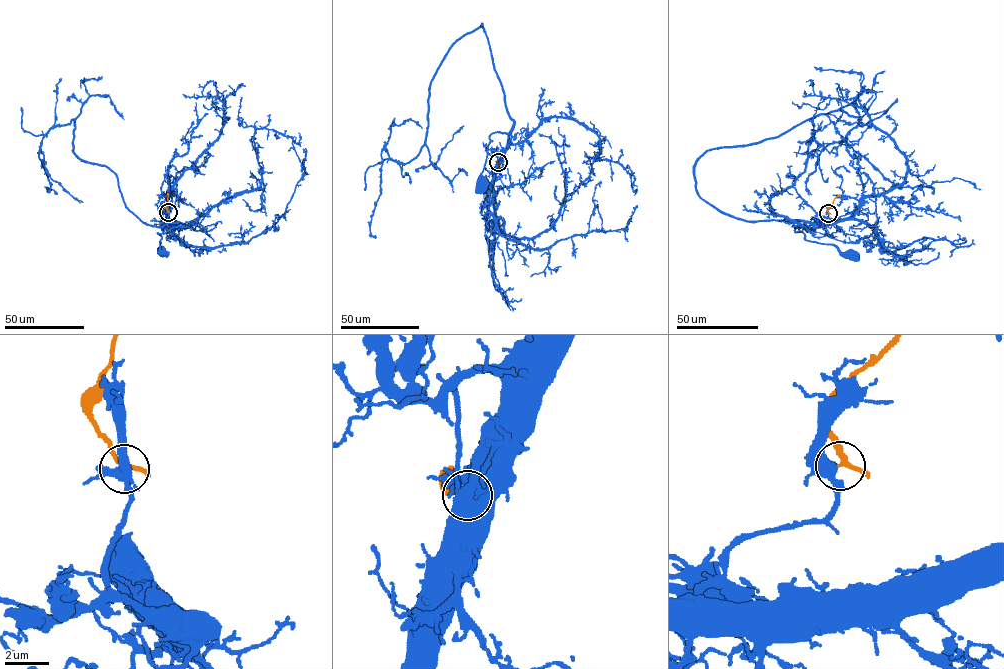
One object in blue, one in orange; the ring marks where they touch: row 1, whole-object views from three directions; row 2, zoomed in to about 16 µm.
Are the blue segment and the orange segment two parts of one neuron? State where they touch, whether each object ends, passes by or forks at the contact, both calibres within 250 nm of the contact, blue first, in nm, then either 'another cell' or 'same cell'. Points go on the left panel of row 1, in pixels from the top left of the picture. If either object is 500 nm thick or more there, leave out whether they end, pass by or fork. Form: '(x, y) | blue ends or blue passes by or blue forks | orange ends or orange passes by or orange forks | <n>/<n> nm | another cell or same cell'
(168, 212) | blue forks | orange passes by | 360/200 nm | another cell

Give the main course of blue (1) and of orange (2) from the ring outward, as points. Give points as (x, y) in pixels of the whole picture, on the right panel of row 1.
1: (828, 213), (817, 223), (795, 226), (795, 232), (803, 232), (811, 241), (833, 245), (850, 257)
2: (828, 213), (827, 208), (840, 195)

